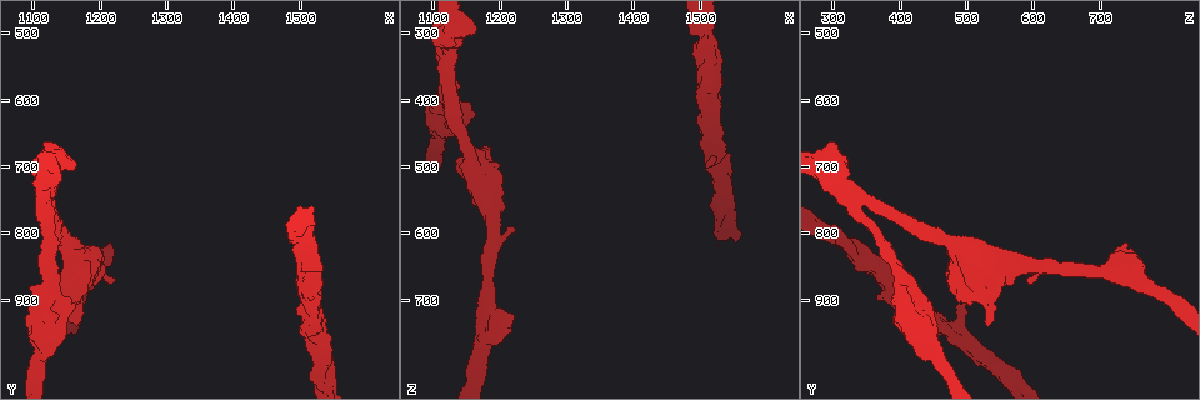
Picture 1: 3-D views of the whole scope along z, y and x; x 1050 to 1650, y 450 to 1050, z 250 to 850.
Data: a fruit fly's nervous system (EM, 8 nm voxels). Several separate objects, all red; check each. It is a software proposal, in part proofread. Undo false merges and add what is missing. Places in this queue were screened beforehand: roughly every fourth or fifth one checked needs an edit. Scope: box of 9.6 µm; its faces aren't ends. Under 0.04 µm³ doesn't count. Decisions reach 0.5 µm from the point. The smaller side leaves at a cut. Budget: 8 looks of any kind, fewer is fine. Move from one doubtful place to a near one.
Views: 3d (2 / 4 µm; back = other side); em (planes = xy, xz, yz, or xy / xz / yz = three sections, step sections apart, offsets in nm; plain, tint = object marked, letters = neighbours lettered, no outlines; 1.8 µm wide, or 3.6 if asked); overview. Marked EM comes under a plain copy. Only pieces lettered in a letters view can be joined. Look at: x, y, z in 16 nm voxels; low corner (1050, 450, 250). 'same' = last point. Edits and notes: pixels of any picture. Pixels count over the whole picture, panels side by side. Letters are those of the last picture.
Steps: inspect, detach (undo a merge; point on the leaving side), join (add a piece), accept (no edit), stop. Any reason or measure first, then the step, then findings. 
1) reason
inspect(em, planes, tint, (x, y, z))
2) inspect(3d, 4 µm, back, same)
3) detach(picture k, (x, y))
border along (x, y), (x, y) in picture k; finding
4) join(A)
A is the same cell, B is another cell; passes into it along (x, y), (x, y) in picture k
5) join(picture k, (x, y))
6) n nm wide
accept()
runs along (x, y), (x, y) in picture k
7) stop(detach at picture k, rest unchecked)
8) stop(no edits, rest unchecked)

thick end
inspect(em, xy, step 4, letters, (1520, 905, 495))

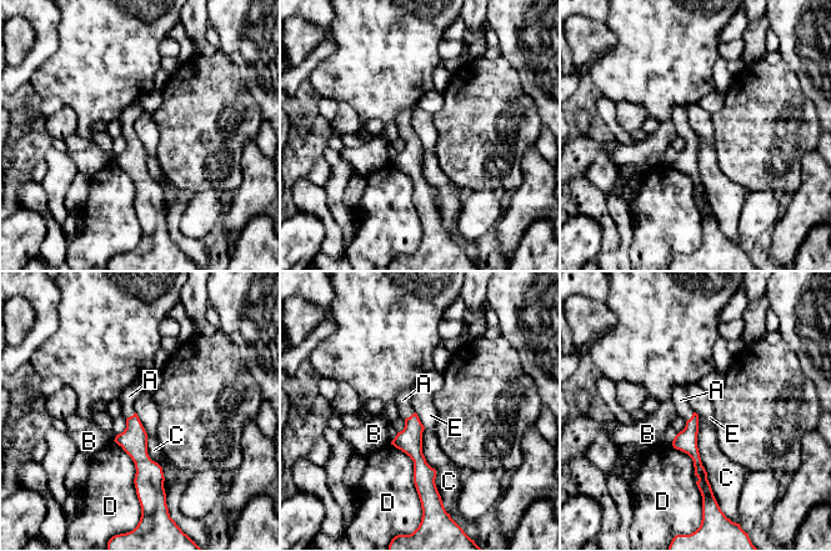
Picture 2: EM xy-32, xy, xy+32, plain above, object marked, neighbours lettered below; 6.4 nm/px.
join(A)
A is the same cell, B, C, D and E are other cells; passes into it along (409, 440), (410, 416), (403, 400) in picture 2; the neuron continues

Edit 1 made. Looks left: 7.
calibre changes
inspect(3d, 4 µm, (1160, 830, 505))

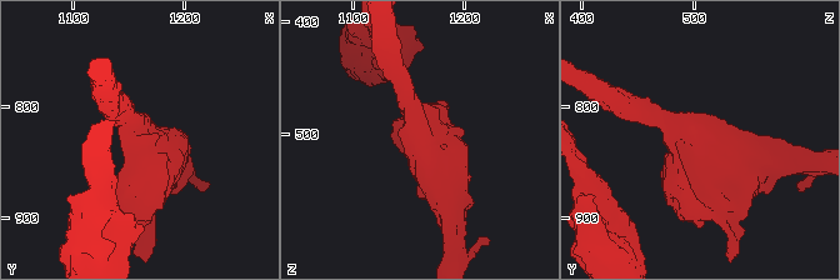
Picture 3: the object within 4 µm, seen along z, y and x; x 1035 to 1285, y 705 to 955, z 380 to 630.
inspect(em, 3.6 µm, planes, letters, (1162, 830, 504))

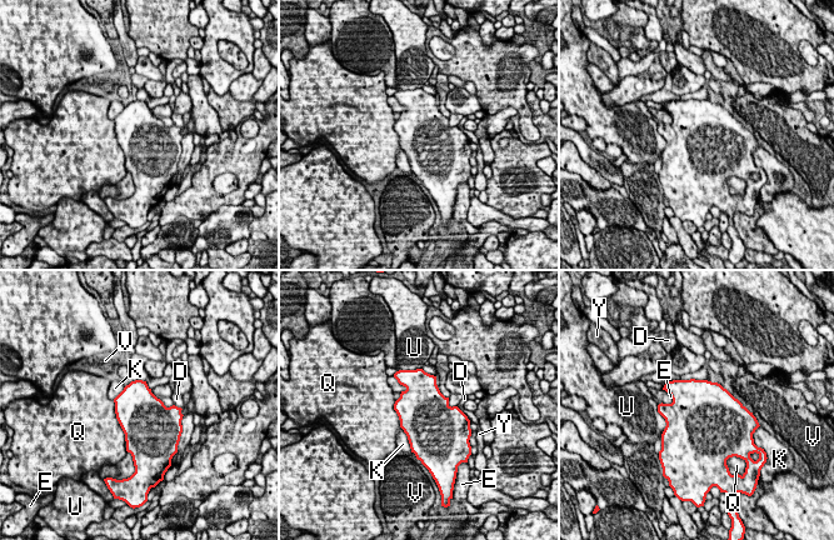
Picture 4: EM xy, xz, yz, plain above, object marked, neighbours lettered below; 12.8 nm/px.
Q touches over 700 nm
accept()
D, E, K, Q, U, V and Y are other cells; border along (150, 389), (155, 396) in picture 4; one neuron here

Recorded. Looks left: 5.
thick turns thin
inspect(3d, 4 µm, (1120, 720, 300))

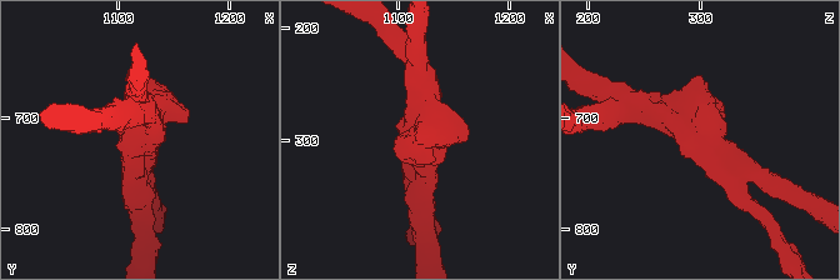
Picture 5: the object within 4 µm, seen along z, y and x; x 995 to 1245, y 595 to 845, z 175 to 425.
inspect(em, xz, step 4, tint, (1116, 722, 302))

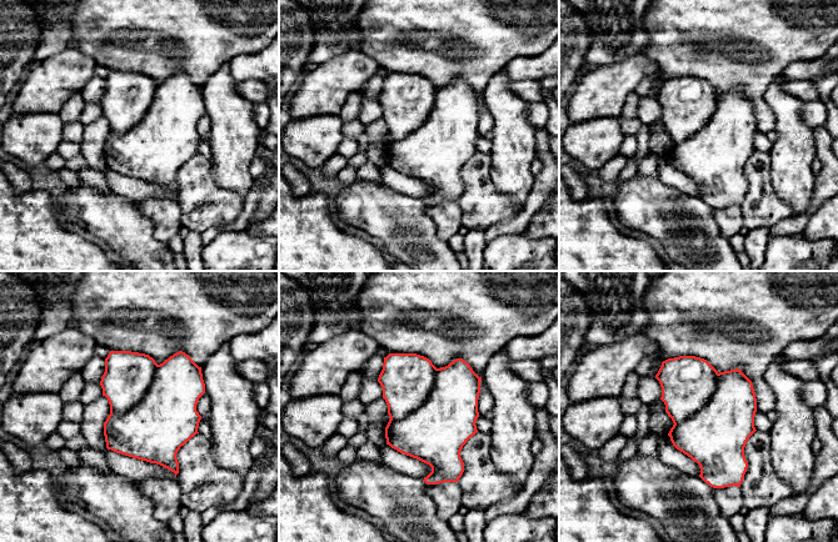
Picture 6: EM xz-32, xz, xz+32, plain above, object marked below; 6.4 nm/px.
inspect(em, planes, letters, same)

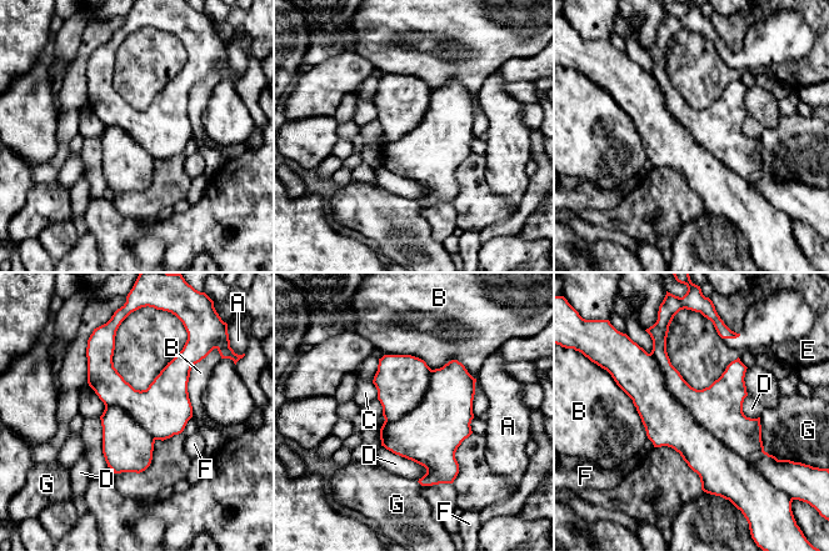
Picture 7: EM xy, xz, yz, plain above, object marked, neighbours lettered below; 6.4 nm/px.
400 nm wide
detach(picture 7, (667, 422))
A, B, C, D, E, F and G are other cells; the part that leaves runs along (645, 356), (650, 397), (718, 465), (745, 466) in picture 7; a second neuron is stuck on

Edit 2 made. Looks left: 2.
stop(join at picture 2, detach at picture 7, rest unchecked)

